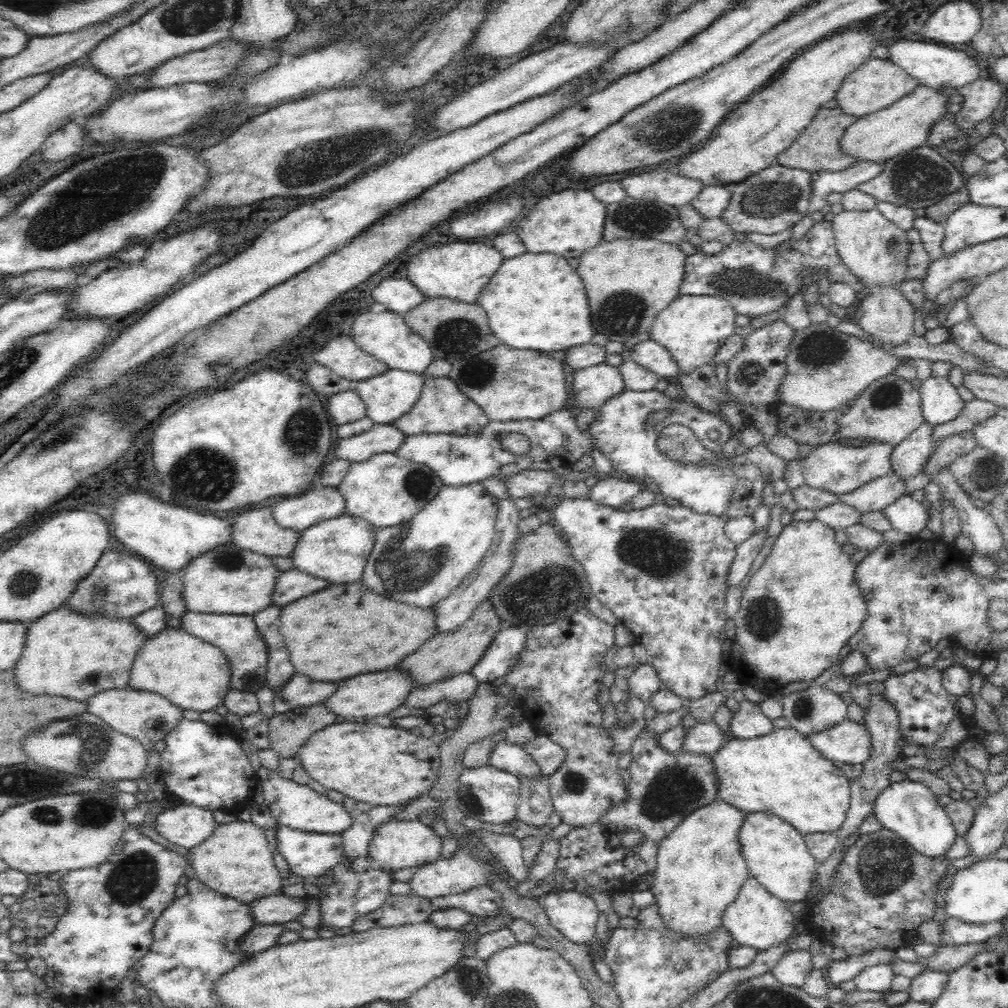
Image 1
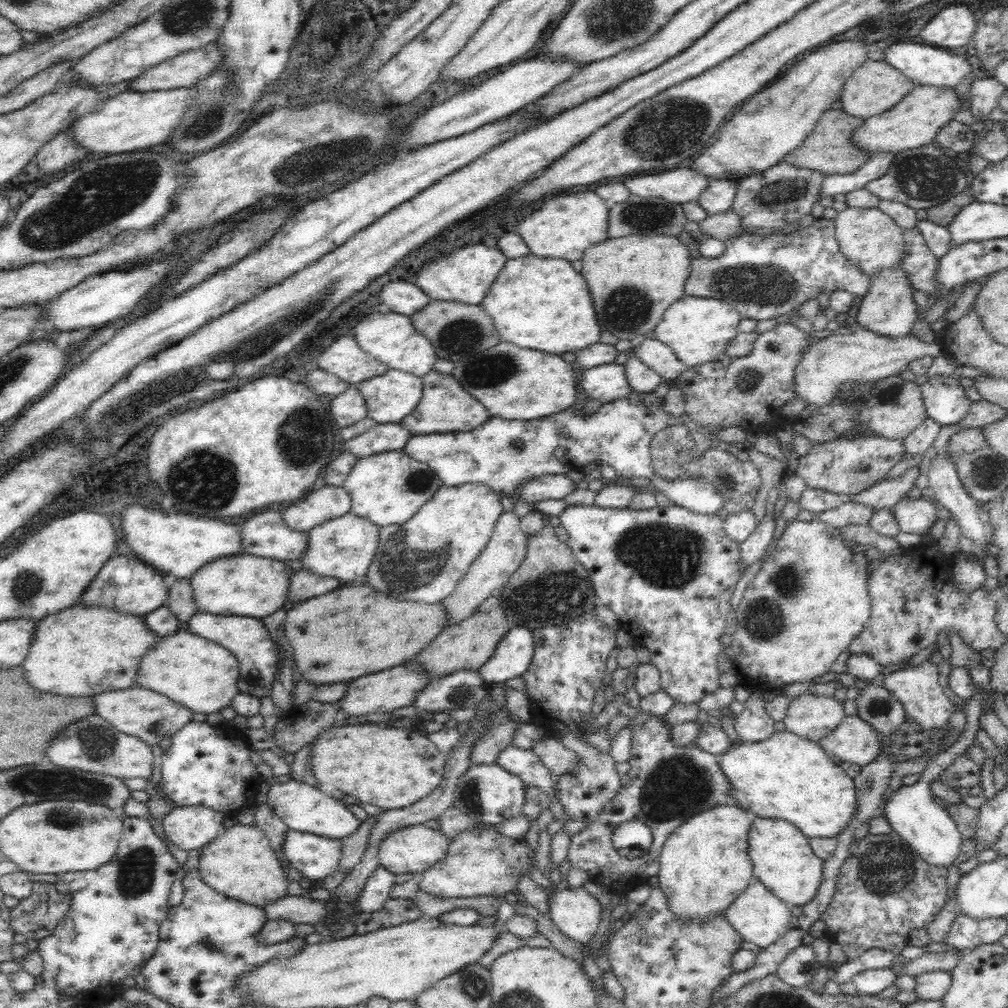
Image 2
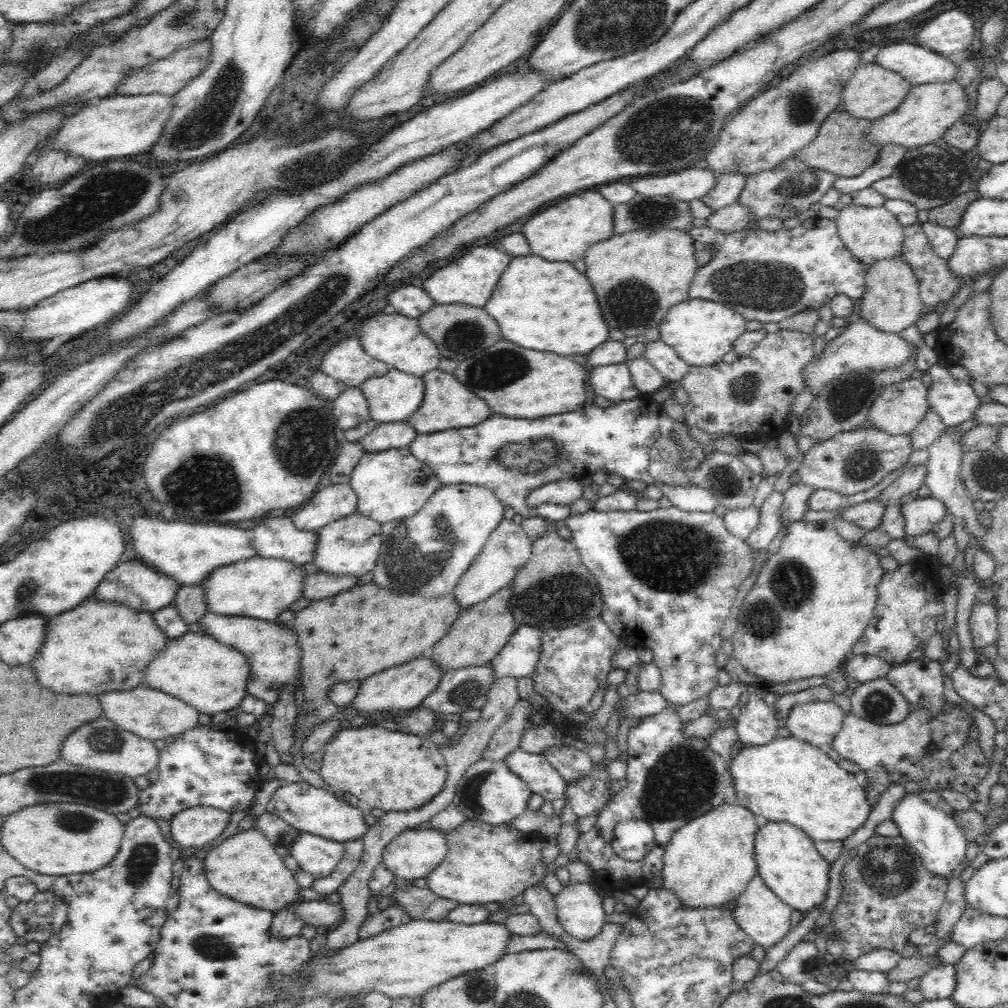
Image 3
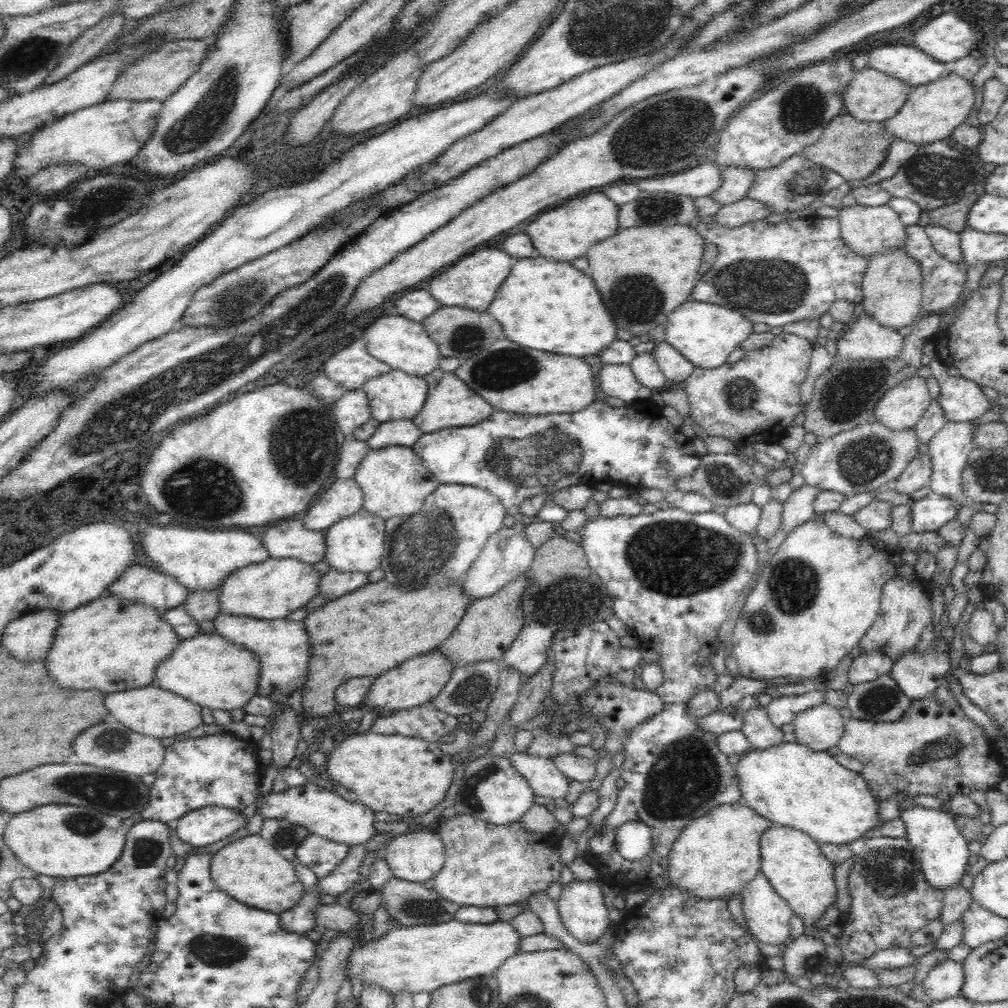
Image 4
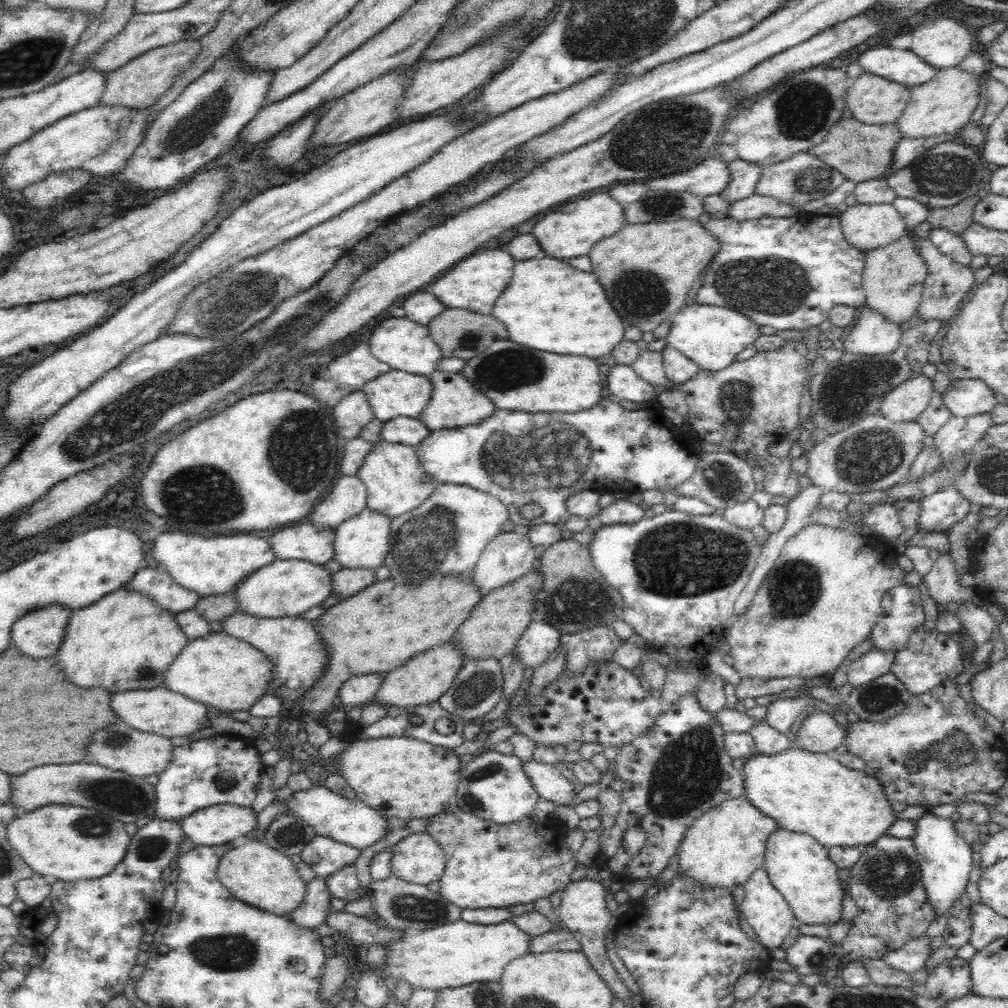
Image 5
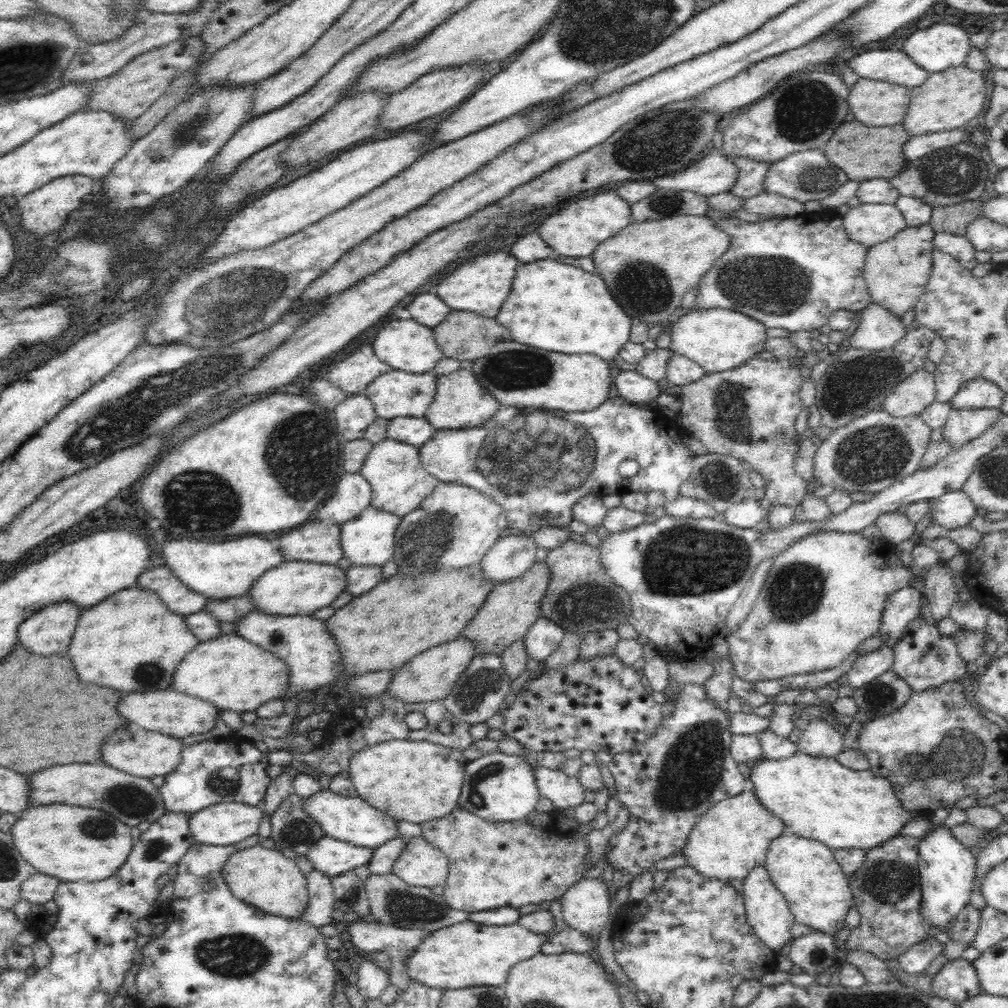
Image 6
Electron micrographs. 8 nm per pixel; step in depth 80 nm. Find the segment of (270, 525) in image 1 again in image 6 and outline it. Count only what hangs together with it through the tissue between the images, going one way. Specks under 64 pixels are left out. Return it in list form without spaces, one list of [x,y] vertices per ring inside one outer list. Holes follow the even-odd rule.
[[[311,519],[282,534],[275,543],[282,556],[290,561],[336,565],[343,558],[340,527]]]

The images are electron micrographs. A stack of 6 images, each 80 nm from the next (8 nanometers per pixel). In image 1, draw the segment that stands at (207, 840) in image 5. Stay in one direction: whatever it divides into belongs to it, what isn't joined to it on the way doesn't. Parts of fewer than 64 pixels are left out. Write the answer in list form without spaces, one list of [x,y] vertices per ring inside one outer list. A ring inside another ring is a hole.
[[[185,804],[162,810],[151,826],[172,844],[190,849],[204,842],[216,824],[210,809]]]

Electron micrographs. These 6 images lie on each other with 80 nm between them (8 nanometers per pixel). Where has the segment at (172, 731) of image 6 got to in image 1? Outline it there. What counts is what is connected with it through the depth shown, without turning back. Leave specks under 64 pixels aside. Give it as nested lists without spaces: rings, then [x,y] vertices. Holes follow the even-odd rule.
[[[128,687],[111,688],[104,692],[98,692],[98,694],[90,696],[86,700],[86,704],[90,714],[98,716],[116,732],[136,739],[147,750],[154,749],[154,744],[158,740],[162,740],[182,718],[182,709],[165,699],[164,696],[156,694],[156,692]]]

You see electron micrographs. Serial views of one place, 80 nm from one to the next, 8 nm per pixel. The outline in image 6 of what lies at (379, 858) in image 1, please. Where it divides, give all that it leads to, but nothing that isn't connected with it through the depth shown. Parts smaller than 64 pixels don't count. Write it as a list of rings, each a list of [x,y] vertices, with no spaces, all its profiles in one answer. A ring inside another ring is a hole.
[[[424,836],[406,839],[404,850],[398,854],[391,872],[410,887],[427,888],[442,885],[448,876],[448,857]]]

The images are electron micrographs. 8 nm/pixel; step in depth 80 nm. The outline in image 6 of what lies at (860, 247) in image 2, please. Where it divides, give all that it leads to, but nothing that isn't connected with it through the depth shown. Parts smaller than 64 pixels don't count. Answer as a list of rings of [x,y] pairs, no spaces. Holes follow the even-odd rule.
[[[860,203],[850,207],[842,218],[848,239],[868,248],[893,239],[906,228],[906,221],[895,204]]]

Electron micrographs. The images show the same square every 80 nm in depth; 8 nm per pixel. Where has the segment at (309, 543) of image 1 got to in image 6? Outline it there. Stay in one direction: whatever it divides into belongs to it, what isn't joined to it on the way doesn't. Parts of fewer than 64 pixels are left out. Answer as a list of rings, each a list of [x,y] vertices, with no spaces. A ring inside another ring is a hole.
[[[366,508],[353,520],[340,527],[340,543],[343,558],[352,566],[381,566],[392,559],[395,550],[394,532],[401,518],[376,508]]]

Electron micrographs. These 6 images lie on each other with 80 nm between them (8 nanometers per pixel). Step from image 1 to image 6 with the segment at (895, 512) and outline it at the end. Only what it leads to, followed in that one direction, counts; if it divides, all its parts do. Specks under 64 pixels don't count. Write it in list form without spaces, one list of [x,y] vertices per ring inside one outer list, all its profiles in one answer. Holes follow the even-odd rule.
[[[961,491],[944,493],[942,497],[932,499],[928,502],[929,513],[933,517],[933,524],[946,529],[964,527],[977,514],[977,507]],[[932,501],[934,501],[934,504],[930,505]]]

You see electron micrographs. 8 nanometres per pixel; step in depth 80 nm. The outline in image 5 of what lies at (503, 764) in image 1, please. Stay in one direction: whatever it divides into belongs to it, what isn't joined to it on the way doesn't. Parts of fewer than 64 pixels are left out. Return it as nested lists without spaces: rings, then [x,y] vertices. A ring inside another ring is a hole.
[[[533,759],[522,761],[522,769],[528,775],[538,796],[542,799],[552,801],[556,805],[575,806],[577,799],[574,797],[574,785],[560,771],[558,765],[537,762]]]

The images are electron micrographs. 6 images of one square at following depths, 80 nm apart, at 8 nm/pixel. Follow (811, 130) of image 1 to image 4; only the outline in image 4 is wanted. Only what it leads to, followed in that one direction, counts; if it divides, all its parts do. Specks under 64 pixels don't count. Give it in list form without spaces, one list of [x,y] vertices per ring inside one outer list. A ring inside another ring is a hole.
[[[846,113],[832,118],[815,144],[804,148],[800,154],[812,163],[837,172],[845,181],[862,180],[882,164],[892,142],[882,123],[858,120]]]

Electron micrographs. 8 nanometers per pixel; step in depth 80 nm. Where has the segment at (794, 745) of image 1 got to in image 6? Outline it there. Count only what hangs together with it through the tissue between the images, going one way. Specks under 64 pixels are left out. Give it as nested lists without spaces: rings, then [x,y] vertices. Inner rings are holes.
[[[796,750],[793,756],[781,760],[764,759],[750,764],[749,787],[753,788],[756,800],[764,809],[780,818],[793,834],[812,838],[824,843],[828,848],[861,848],[863,851],[882,844],[884,840],[898,836],[900,826],[910,820],[910,813],[896,799],[892,783],[888,779],[865,771],[846,768],[834,757],[814,757]]]

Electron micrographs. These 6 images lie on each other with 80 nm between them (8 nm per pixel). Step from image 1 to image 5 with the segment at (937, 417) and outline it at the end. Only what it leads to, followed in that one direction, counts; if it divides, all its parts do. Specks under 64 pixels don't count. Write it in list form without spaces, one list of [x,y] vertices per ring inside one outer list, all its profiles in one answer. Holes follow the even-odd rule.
[[[962,378],[950,382],[948,390],[942,394],[942,401],[954,417],[989,413],[997,404],[994,391],[986,383]]]

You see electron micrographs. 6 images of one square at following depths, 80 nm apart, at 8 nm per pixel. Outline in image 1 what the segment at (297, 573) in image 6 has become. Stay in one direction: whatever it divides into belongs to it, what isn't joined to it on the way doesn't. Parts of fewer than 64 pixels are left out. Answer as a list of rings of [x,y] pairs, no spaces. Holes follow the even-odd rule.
[[[227,543],[200,554],[180,570],[182,599],[190,612],[254,615],[272,605],[270,596],[278,572],[270,557]]]

